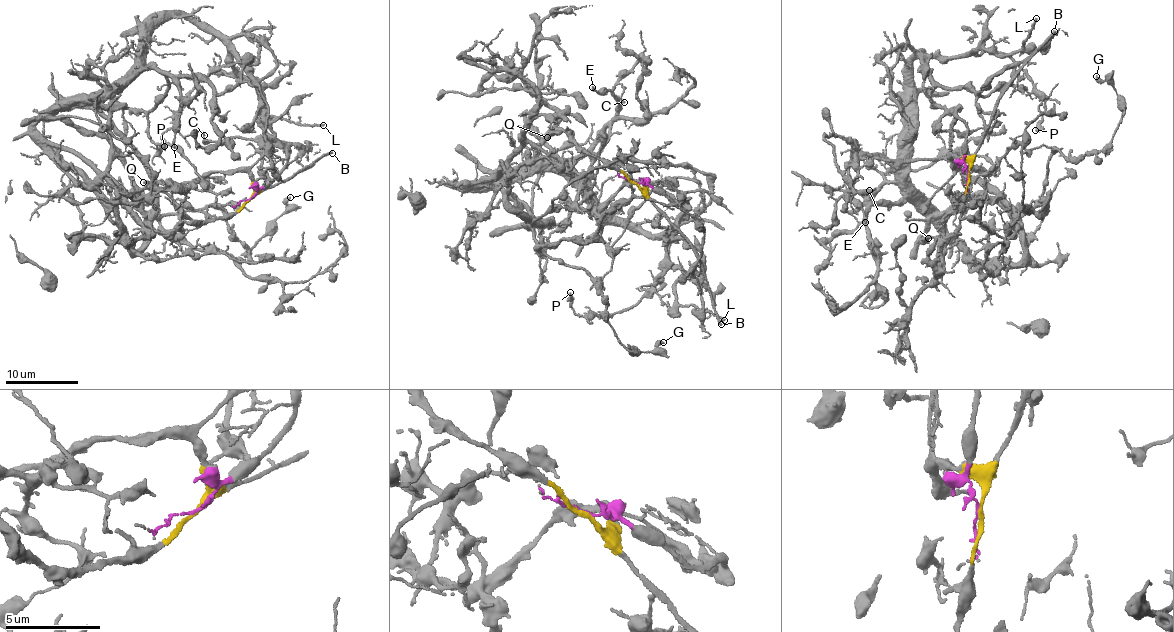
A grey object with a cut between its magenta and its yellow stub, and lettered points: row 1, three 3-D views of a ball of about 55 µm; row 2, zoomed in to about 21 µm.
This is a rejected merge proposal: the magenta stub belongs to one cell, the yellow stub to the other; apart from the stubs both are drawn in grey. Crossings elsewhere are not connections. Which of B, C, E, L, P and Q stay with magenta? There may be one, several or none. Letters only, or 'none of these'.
C, E, L, P

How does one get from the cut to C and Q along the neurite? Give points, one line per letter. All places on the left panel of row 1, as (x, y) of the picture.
C: (248, 199), (287, 160), (260, 87), (210, 33), (168, 19), (128, 78), (147, 68), (175, 82), (204, 135)
Q: (248, 199), (235, 212), (202, 222), (190, 217), (162, 189), (155, 190), (144, 181)

